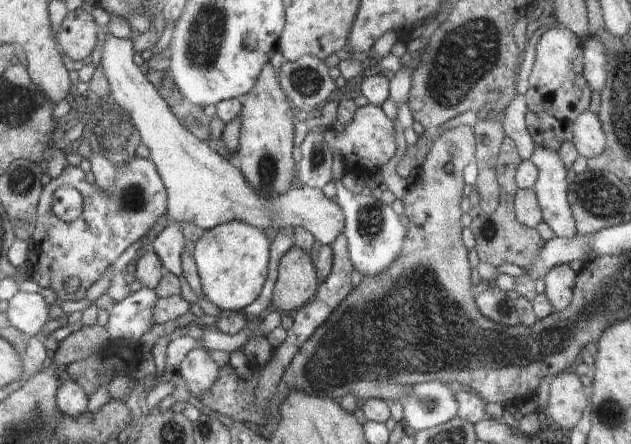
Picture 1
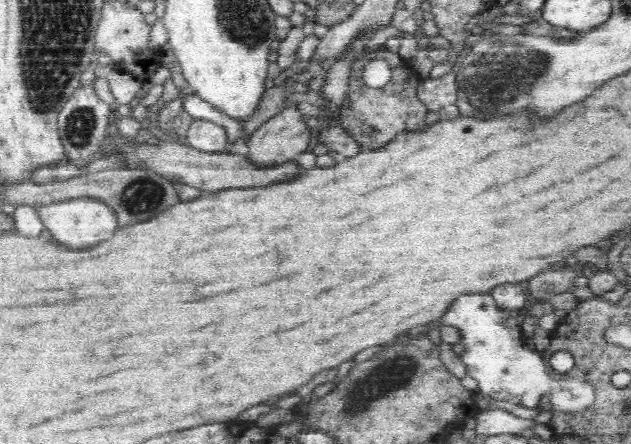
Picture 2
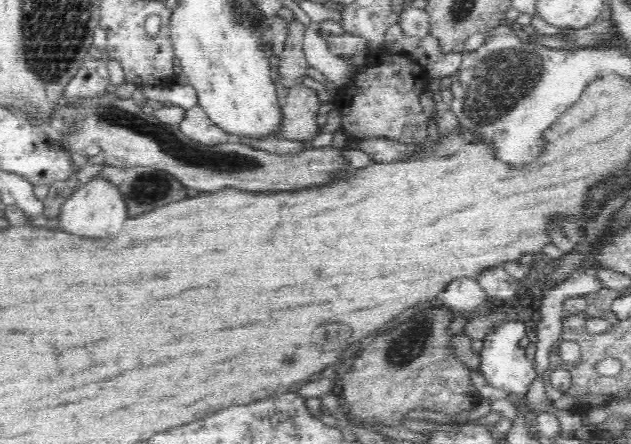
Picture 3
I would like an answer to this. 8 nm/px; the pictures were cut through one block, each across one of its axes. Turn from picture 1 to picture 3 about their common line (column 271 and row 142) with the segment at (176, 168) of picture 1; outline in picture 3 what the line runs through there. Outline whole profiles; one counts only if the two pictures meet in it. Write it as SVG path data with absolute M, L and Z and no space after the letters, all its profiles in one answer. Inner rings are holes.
M199 104L186 110L179 128L188 138L208 146L222 145L231 141L230 135L214 124Z

